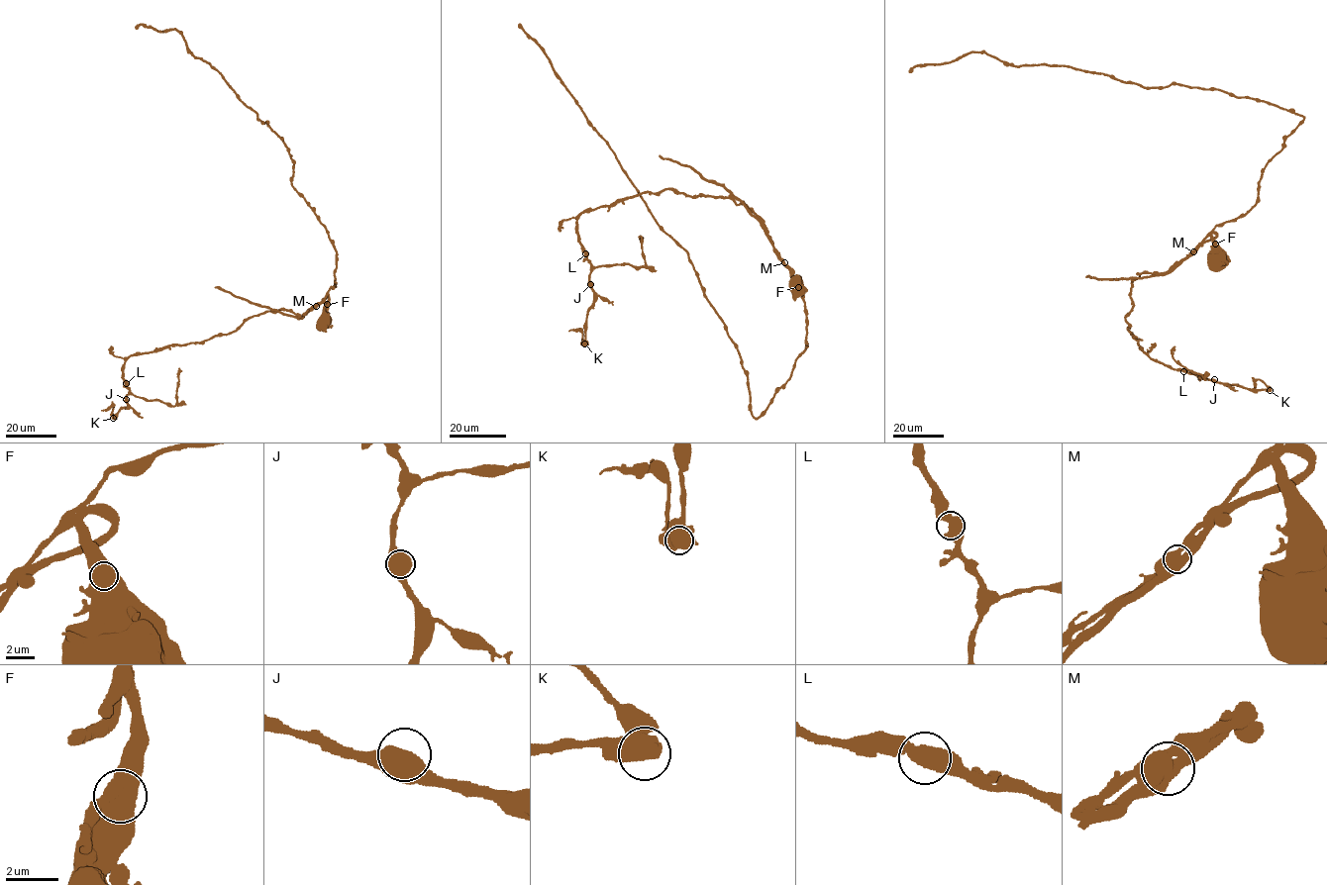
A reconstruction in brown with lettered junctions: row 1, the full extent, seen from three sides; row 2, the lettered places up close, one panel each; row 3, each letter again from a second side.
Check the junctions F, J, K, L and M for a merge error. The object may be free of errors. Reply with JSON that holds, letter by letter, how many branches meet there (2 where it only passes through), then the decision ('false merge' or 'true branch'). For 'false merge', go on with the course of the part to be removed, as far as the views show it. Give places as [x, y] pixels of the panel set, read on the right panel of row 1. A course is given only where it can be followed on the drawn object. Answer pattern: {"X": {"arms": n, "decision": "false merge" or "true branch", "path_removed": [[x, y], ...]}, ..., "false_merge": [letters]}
{"F": {"arms": 2, "decision": "true branch"}, "J": {"arms": 2, "decision": "true branch"}, "K": {"arms": 2, "decision": "true branch"}, "L": {"arms": 2, "decision": "true branch"}, "M": {"arms": 2, "decision": "false merge", "path_removed": [[1193, 251], [1256, 203], [1262, 170], [1303, 117], [1220, 90], [1147, 88], [980, 52], [910, 72]]}, "false_merge": ["M"]}

